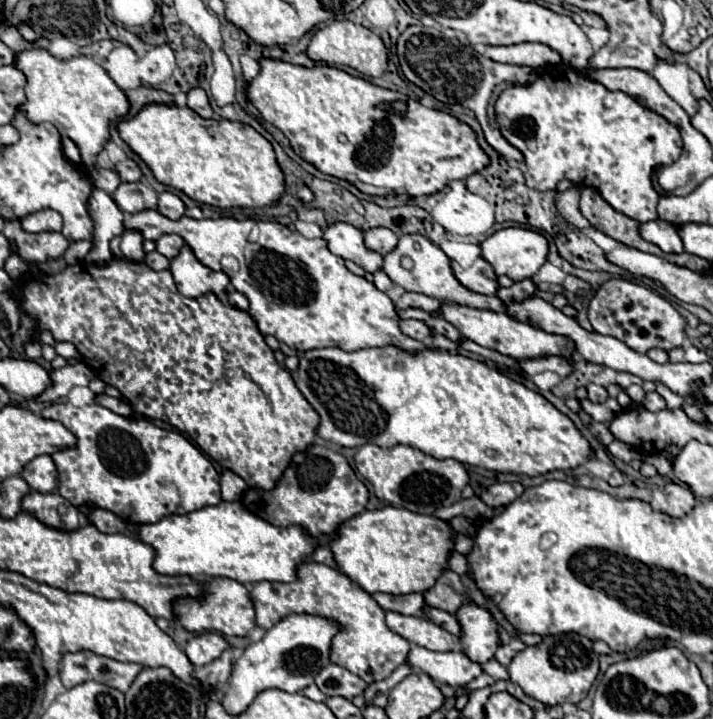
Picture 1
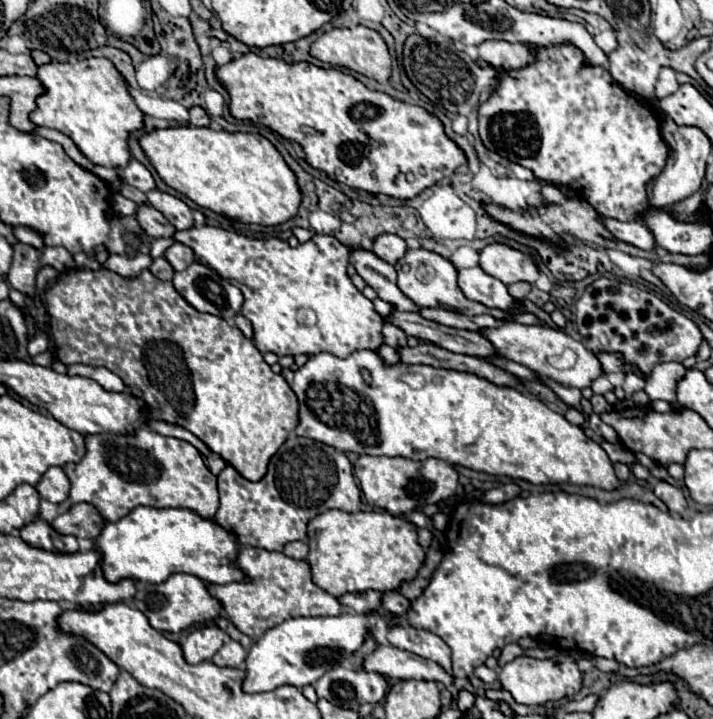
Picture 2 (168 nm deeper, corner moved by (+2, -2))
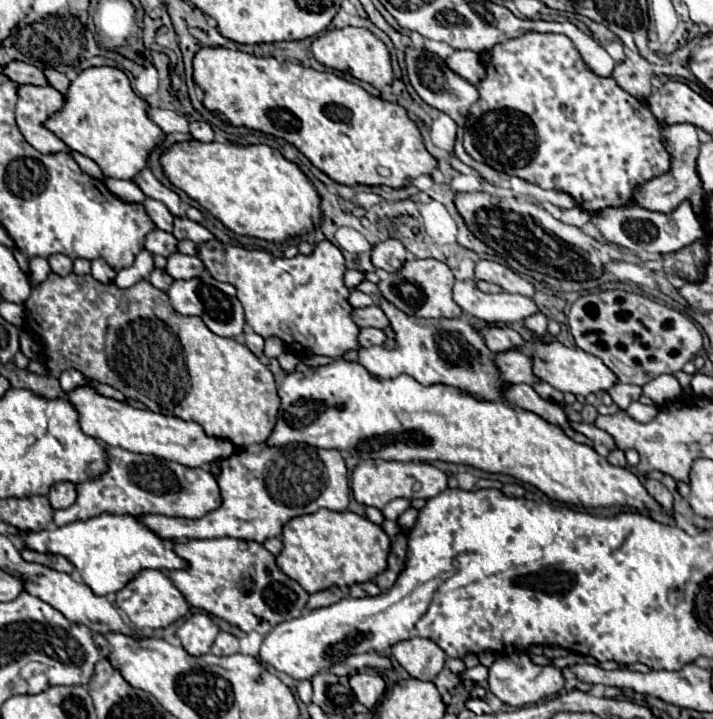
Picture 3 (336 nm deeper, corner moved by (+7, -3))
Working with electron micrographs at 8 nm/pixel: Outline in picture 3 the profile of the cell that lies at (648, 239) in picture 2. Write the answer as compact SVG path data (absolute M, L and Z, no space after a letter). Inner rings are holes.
M580 207L566 209L566 211L562 211L562 213L564 213L564 219L562 219L562 221L572 223L572 225L576 225L576 227L586 225L586 223L588 223L588 219L590 219L590 215L588 215L584 209L580 209Z

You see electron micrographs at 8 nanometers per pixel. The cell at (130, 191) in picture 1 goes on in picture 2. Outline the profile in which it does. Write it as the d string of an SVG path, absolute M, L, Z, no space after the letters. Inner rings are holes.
M141 204L135 212L135 218L137 218L139 226L143 228L143 232L151 238L161 238L161 236L167 238L175 232L173 226L169 226L167 218L159 210L153 210L153 206L149 206L149 204Z

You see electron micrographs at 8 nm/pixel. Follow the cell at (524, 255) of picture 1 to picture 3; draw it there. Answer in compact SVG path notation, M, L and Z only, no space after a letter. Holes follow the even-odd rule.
M478 261L476 263L476 279L494 283L494 285L502 287L508 293L518 293L518 295L524 295L524 297L534 297L532 283L524 281L520 275L516 275L506 265L500 265L500 263L494 263L494 261Z

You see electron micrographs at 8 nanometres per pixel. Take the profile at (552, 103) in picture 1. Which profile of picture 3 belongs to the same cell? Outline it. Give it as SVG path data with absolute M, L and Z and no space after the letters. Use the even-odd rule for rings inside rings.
M528 33L522 35L518 39L510 39L506 43L498 43L484 59L484 67L486 67L486 77L480 81L478 85L478 93L480 99L470 107L468 117L466 117L466 125L464 125L464 149L476 159L482 161L486 165L490 165L496 171L504 171L508 175L520 177L528 183L534 183L542 189L554 189L554 191L564 191L568 195L574 197L574 201L578 203L578 207L582 207L588 213L596 213L602 211L606 207L624 207L630 203L632 199L632 191L636 185L650 181L652 177L664 175L670 167L670 155L666 151L666 147L662 145L662 135L660 135L660 125L656 121L656 117L652 115L652 111L642 105L636 97L628 95L624 89L618 87L618 83L610 77L610 79L600 79L598 75L592 75L592 71L588 71L588 67L584 65L584 61L580 59L580 53L576 51L576 47L572 47L572 41L566 35L540 35L540 33Z

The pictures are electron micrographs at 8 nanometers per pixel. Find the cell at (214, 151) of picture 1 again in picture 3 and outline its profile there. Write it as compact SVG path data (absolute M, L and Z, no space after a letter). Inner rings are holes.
M184 141L170 147L162 155L162 167L166 177L182 191L188 193L194 201L206 207L216 219L220 219L230 231L246 237L256 237L264 241L284 243L294 237L304 237L306 233L318 229L322 221L320 195L312 181L300 171L292 161L286 161L278 149L268 145L222 145L222 143L200 143Z

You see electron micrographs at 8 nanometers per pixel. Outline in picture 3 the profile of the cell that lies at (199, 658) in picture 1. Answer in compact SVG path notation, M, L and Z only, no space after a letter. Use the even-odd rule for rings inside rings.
M194 613L178 629L178 637L182 639L182 645L190 655L204 655L210 653L218 631L218 625L208 615Z

